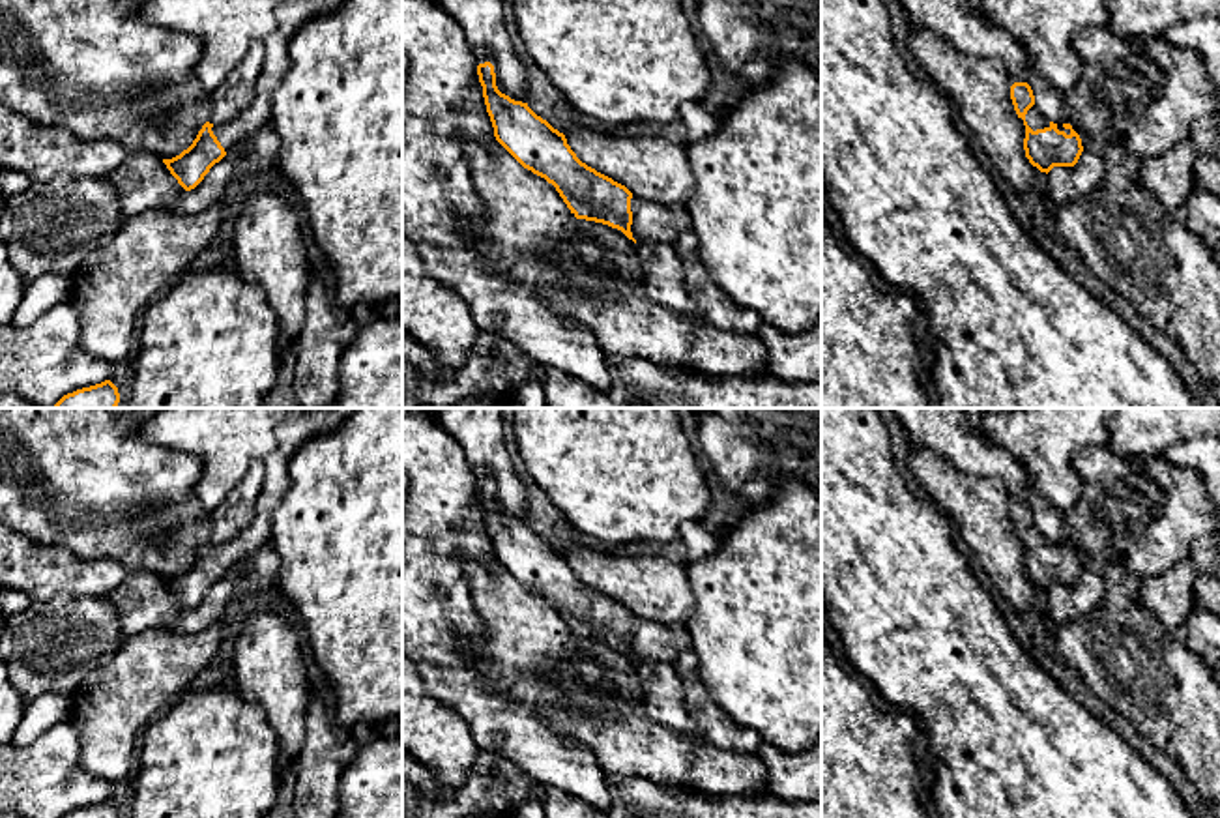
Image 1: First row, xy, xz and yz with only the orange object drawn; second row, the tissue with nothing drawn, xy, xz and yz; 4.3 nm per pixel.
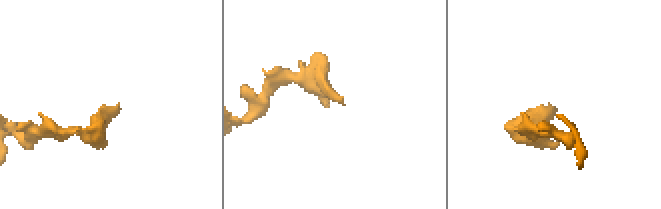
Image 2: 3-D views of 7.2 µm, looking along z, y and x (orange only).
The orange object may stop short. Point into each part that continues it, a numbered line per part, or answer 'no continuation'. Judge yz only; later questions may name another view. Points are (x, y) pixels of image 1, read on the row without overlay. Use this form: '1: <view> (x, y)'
1: yz (1035, 540)

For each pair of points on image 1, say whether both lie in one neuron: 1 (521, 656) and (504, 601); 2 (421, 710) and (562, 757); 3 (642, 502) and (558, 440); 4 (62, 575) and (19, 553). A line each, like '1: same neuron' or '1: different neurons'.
1: same neuron
2: different neurons
3: same neuron
4: same neuron

